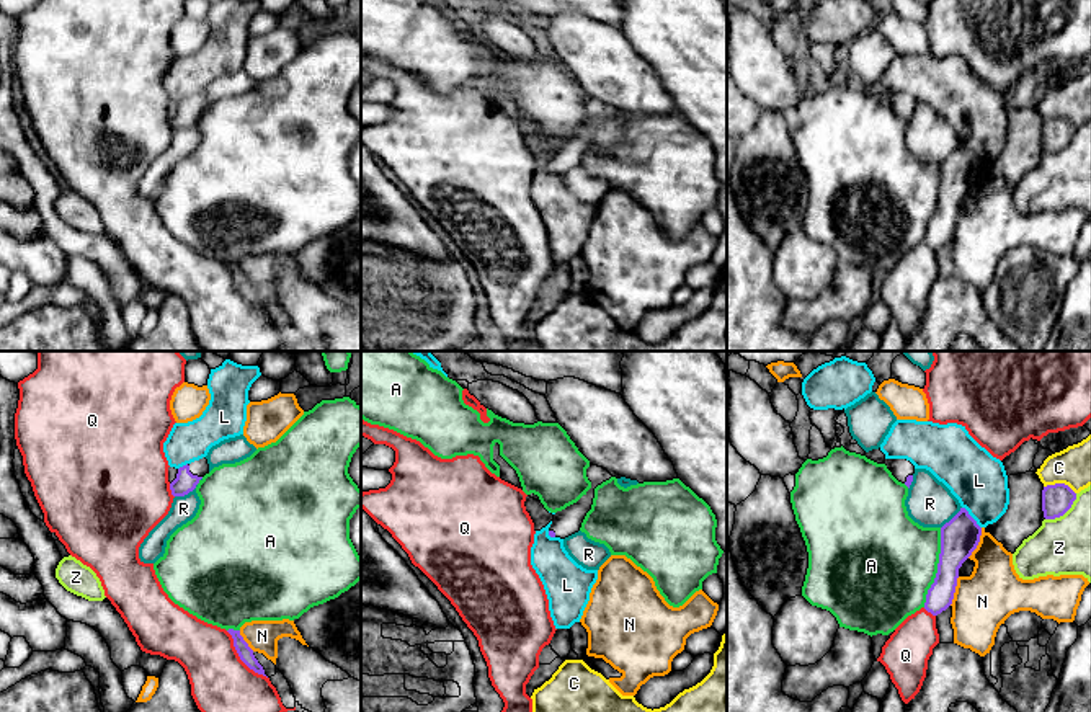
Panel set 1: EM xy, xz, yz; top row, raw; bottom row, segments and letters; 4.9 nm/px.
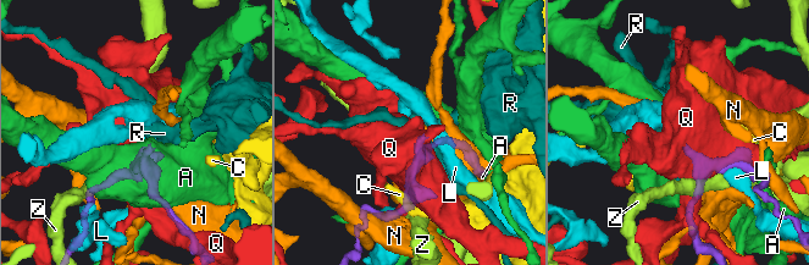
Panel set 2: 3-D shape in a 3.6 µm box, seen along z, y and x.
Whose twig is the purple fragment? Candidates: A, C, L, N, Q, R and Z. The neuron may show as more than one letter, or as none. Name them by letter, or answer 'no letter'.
no letter

